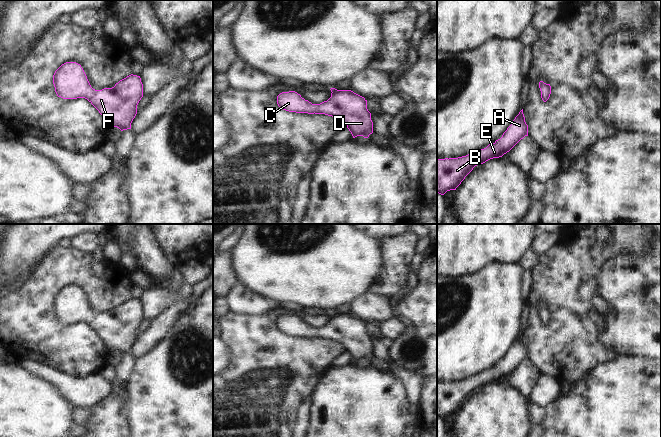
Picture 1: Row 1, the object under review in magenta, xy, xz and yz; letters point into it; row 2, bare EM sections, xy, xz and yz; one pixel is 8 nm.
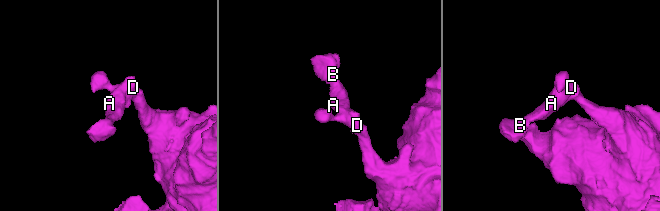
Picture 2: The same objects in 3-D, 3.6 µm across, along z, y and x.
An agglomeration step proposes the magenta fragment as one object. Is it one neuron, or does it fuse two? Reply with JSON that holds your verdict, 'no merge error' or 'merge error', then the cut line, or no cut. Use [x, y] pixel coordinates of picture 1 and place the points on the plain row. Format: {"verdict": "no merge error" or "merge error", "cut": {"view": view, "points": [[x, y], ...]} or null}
{"verdict": "no merge error", "cut": null}

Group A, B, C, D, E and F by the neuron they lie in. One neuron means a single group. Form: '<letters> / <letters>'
A B C D E F

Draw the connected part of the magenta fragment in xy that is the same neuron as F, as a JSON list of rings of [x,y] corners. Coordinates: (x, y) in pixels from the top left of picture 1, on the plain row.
[[[76,286],[62,288],[53,299],[53,308],[58,321],[87,323],[99,335],[109,352],[117,351],[121,355],[131,353],[137,329],[143,321],[140,300],[131,298],[112,312],[95,314],[81,289]]]

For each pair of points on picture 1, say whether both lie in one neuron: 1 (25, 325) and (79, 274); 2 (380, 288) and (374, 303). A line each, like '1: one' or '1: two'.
1: one
2: two

